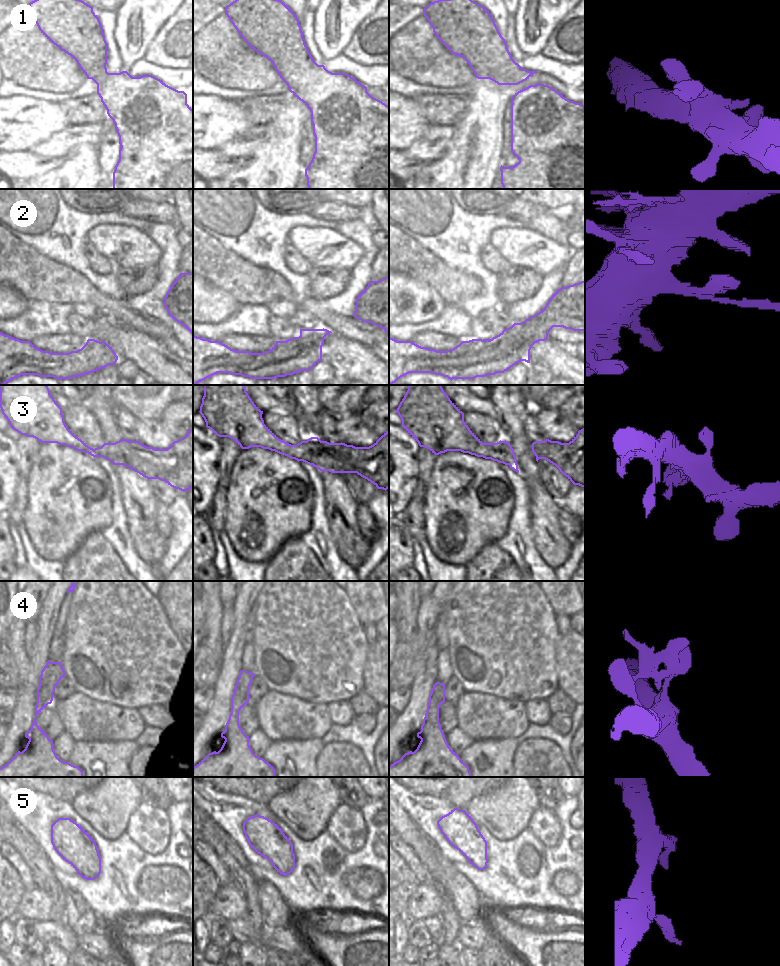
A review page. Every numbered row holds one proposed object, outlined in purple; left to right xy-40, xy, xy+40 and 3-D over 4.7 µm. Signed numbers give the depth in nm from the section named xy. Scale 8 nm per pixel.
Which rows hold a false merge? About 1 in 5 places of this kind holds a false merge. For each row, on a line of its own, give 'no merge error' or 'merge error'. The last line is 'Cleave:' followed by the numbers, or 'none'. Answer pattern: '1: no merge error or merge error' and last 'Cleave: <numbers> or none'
1: no merge error
2: merge error
3: no merge error
4: merge error
5: no merge error
Cleave: 2, 4

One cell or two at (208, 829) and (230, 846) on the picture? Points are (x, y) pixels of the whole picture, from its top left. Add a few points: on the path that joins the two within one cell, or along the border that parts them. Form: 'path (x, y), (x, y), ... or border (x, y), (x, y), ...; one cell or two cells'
path (213, 834), (220, 836), (225, 841); one cell

